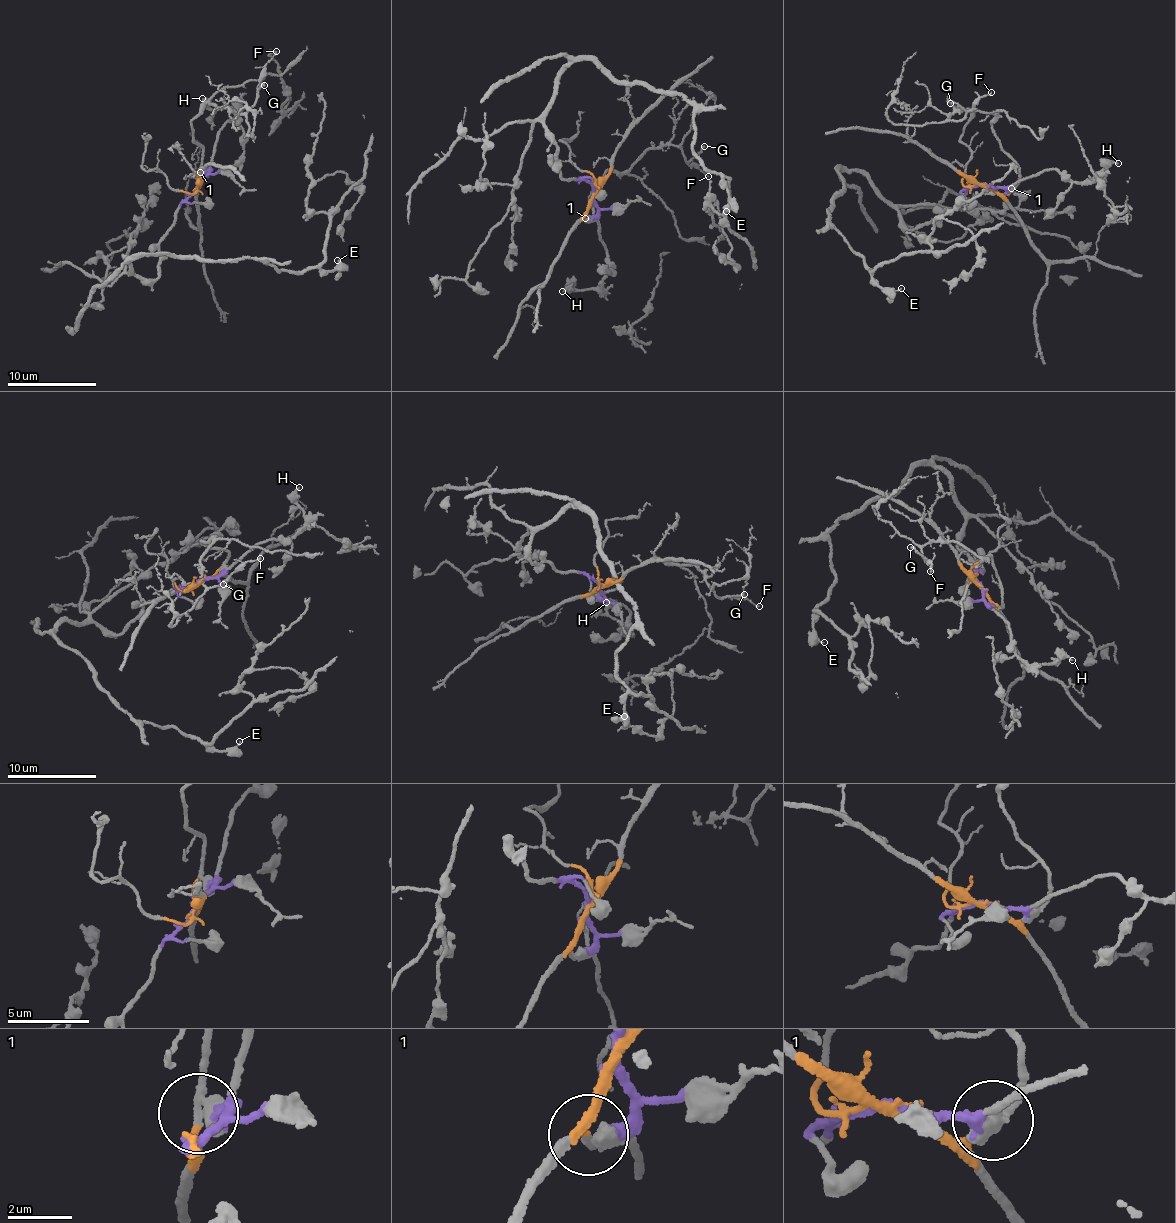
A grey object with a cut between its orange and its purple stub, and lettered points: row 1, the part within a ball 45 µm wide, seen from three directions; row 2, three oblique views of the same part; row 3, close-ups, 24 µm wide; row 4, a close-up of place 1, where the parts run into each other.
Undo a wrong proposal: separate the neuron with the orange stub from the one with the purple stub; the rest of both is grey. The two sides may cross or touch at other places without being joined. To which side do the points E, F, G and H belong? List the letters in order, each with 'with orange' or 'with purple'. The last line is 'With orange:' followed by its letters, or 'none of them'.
E: with purple
F: with orange
G: with orange
H: with purple
With orange: F, G

